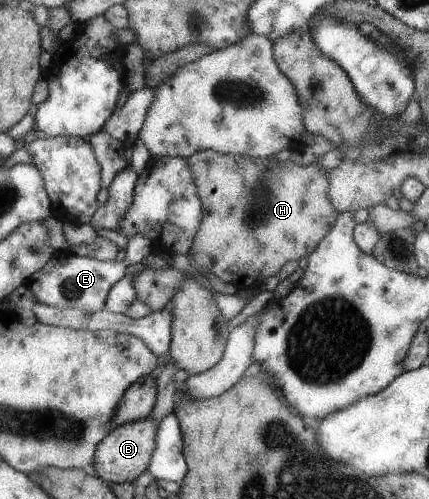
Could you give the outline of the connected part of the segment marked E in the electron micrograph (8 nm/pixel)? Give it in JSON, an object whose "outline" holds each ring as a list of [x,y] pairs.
{"outline":[[[54,251],[42,269],[35,270],[24,282],[33,299],[57,309],[71,308],[85,313],[102,309],[108,289],[126,274],[129,265],[124,262],[103,261],[80,256],[70,251]]]}

